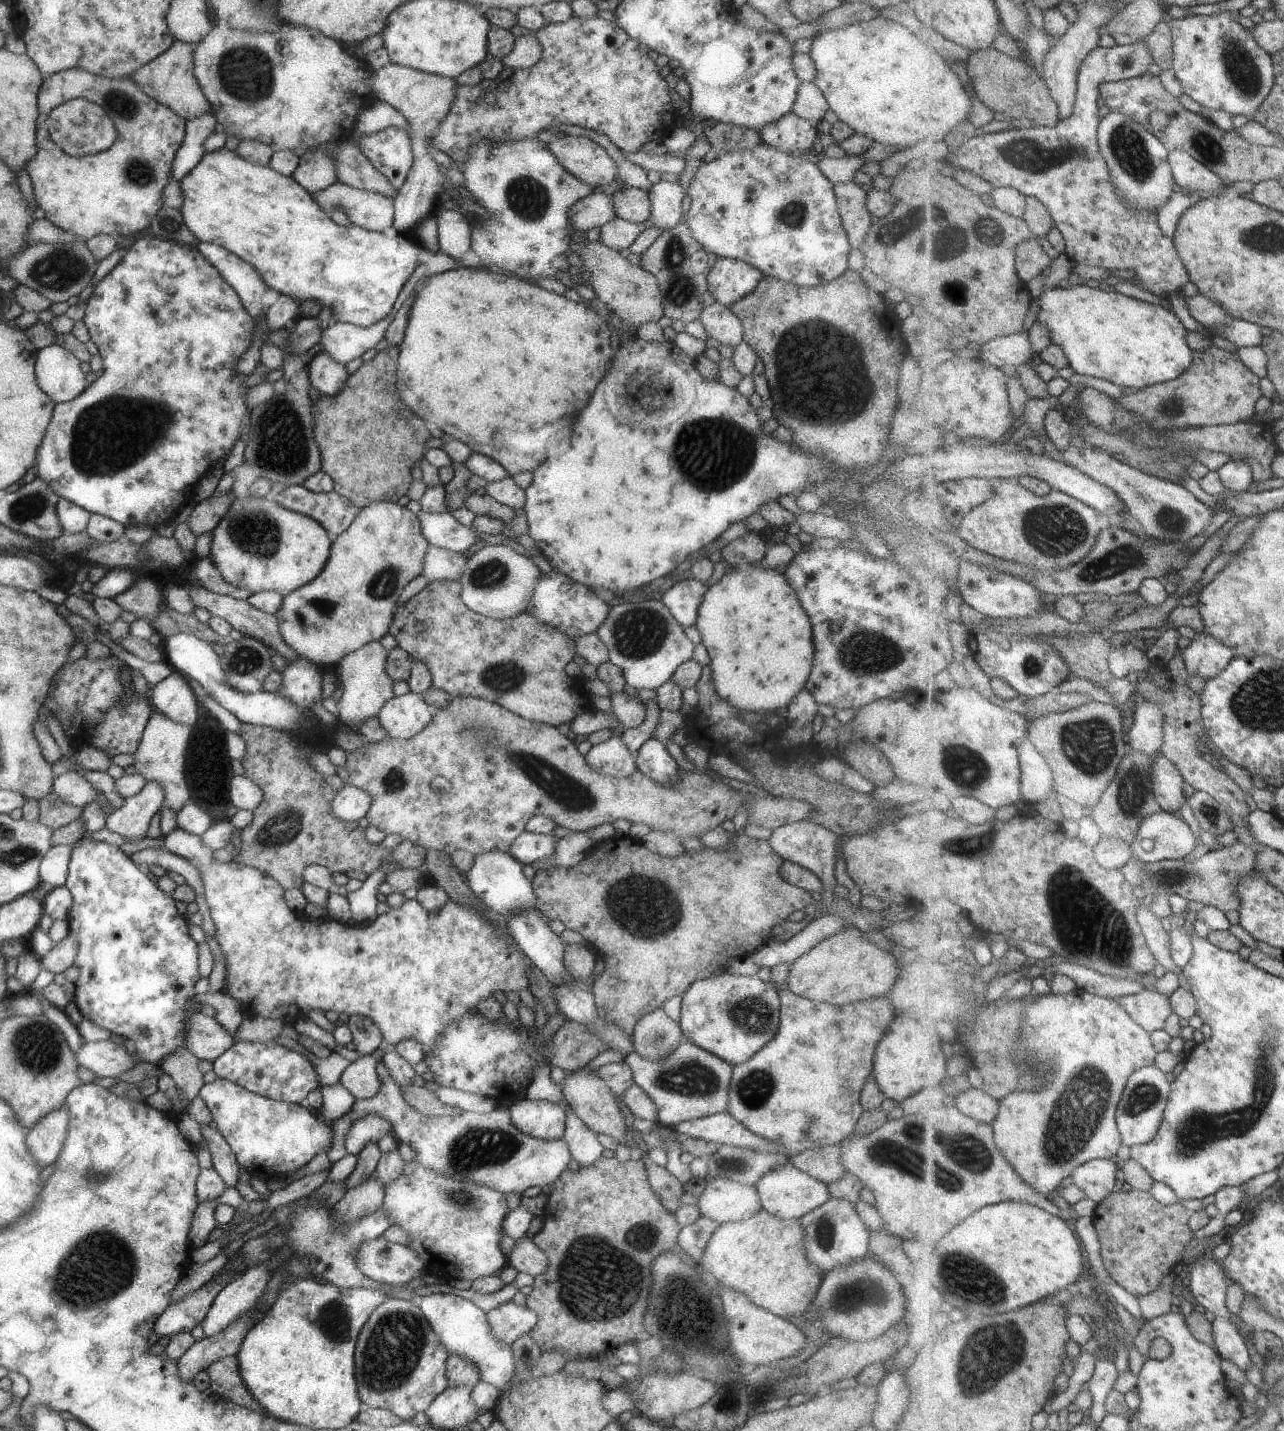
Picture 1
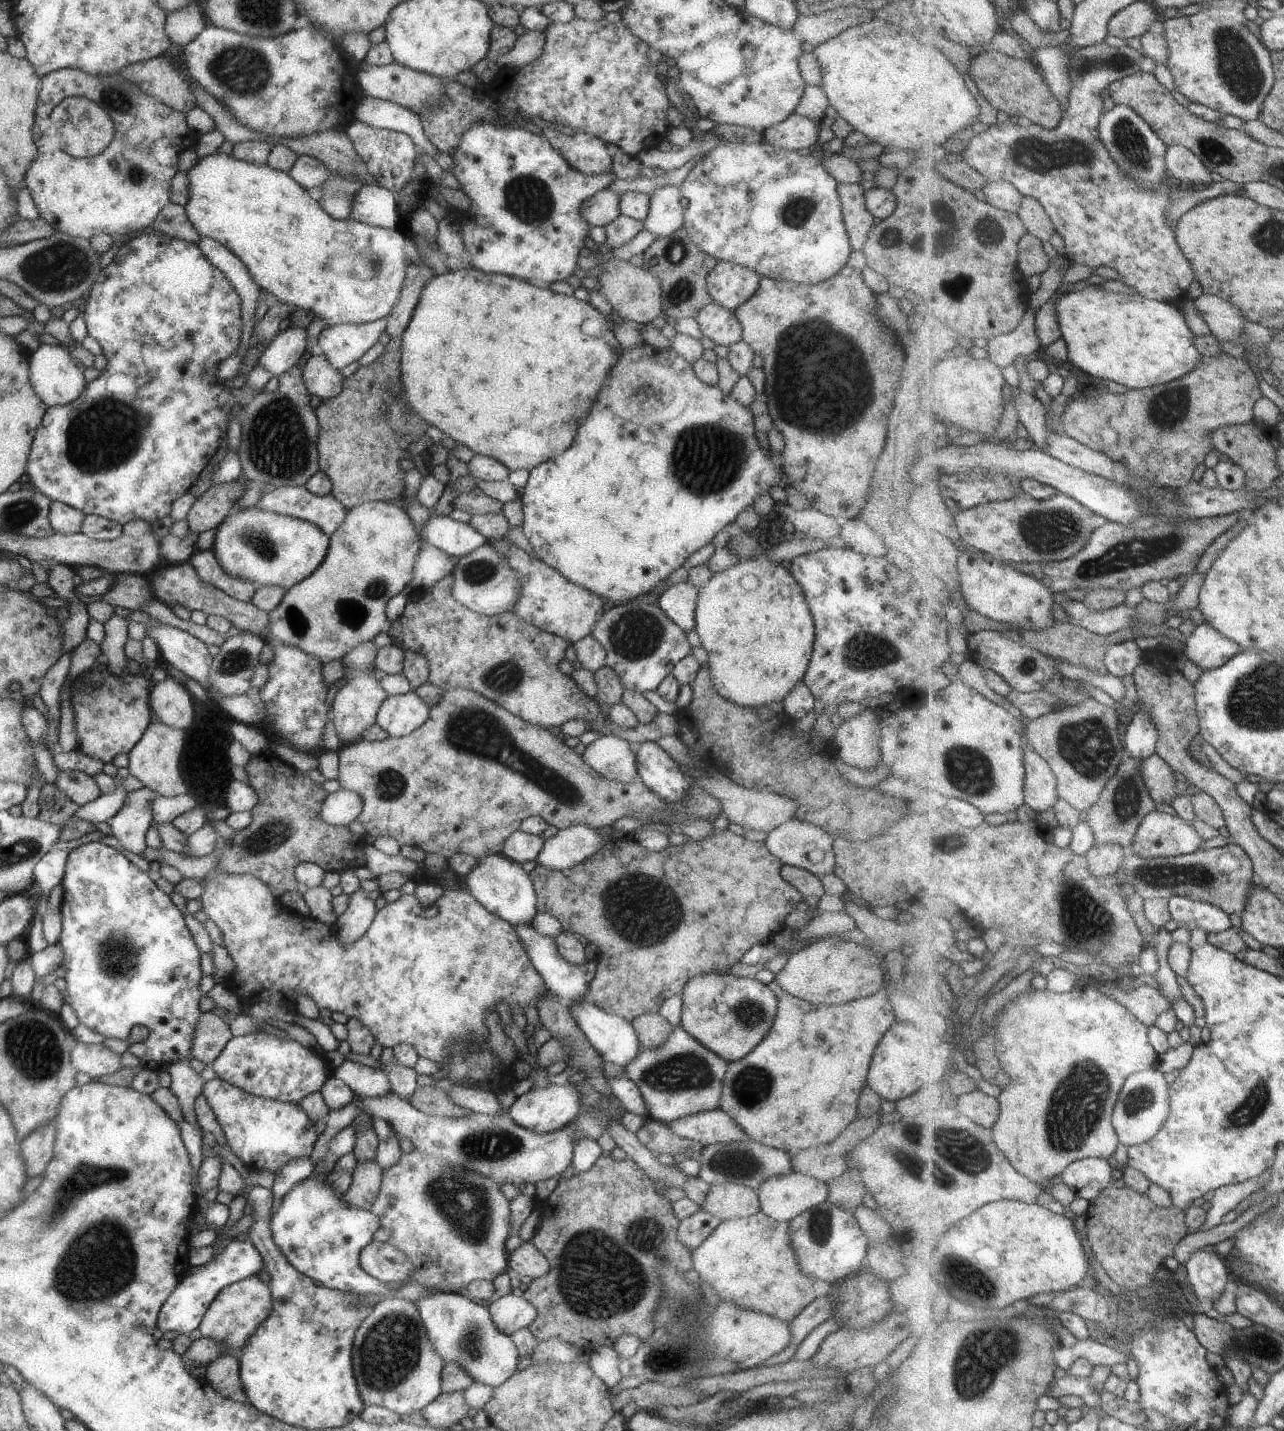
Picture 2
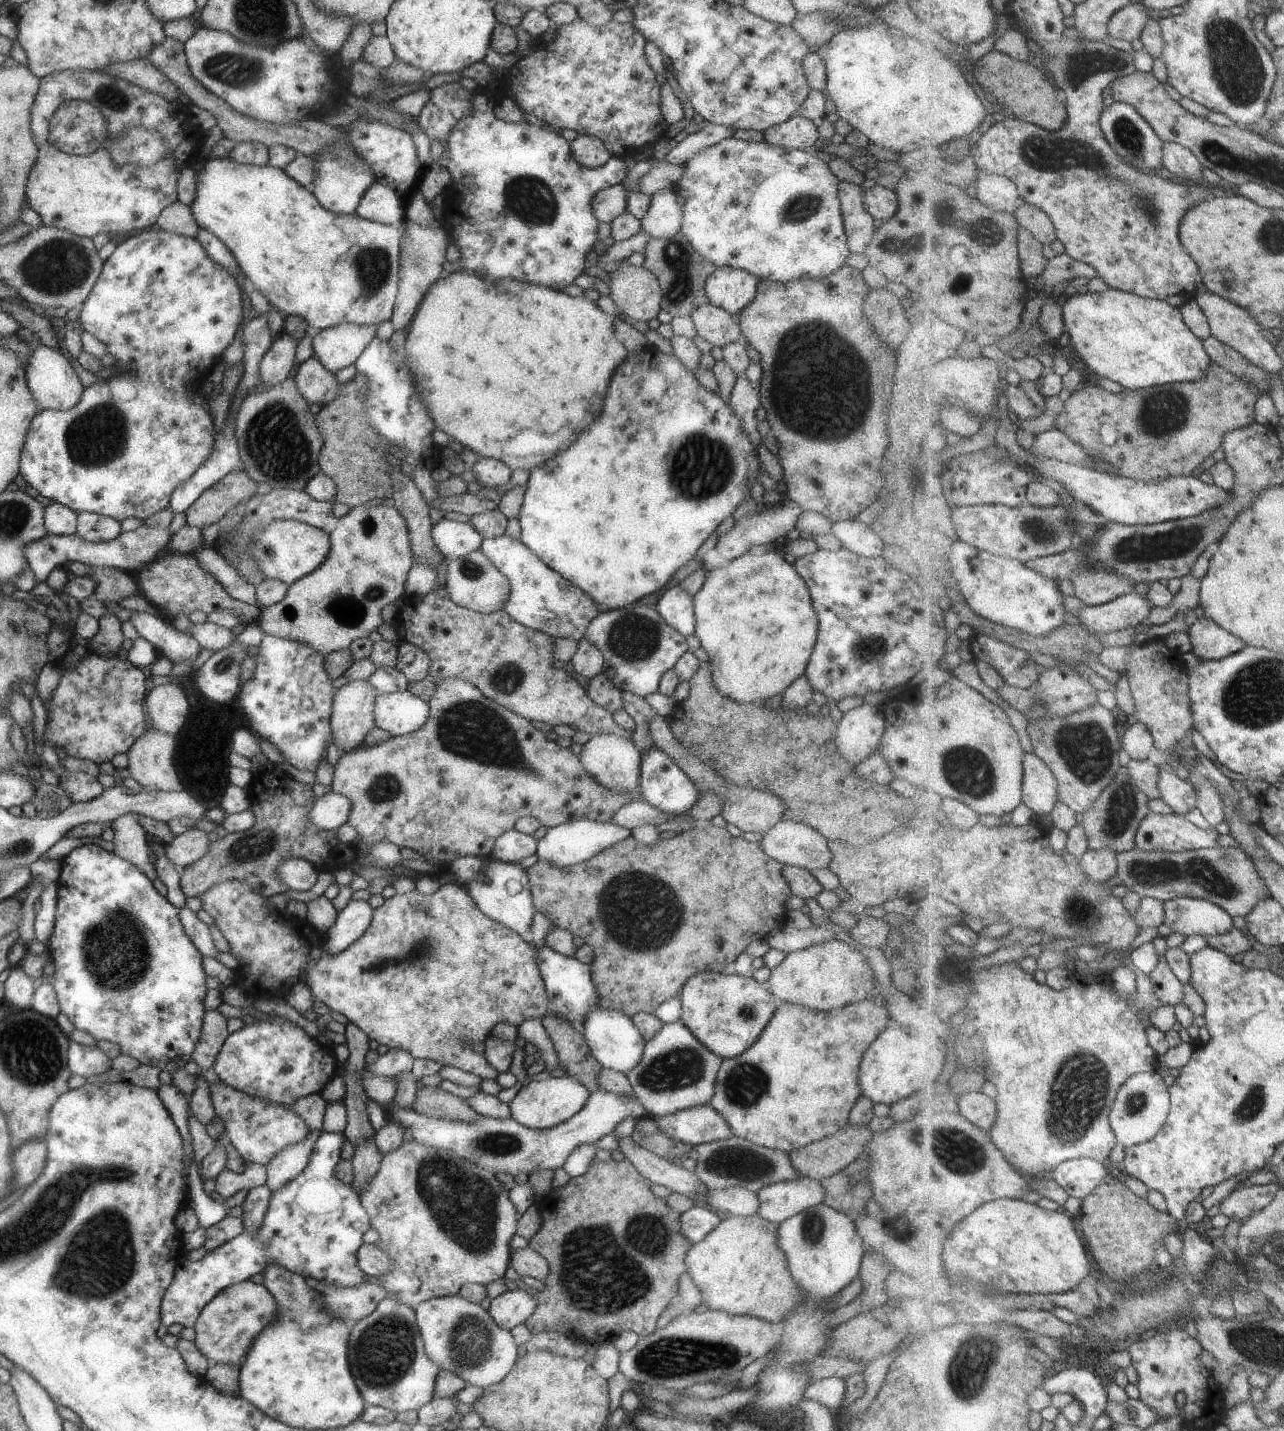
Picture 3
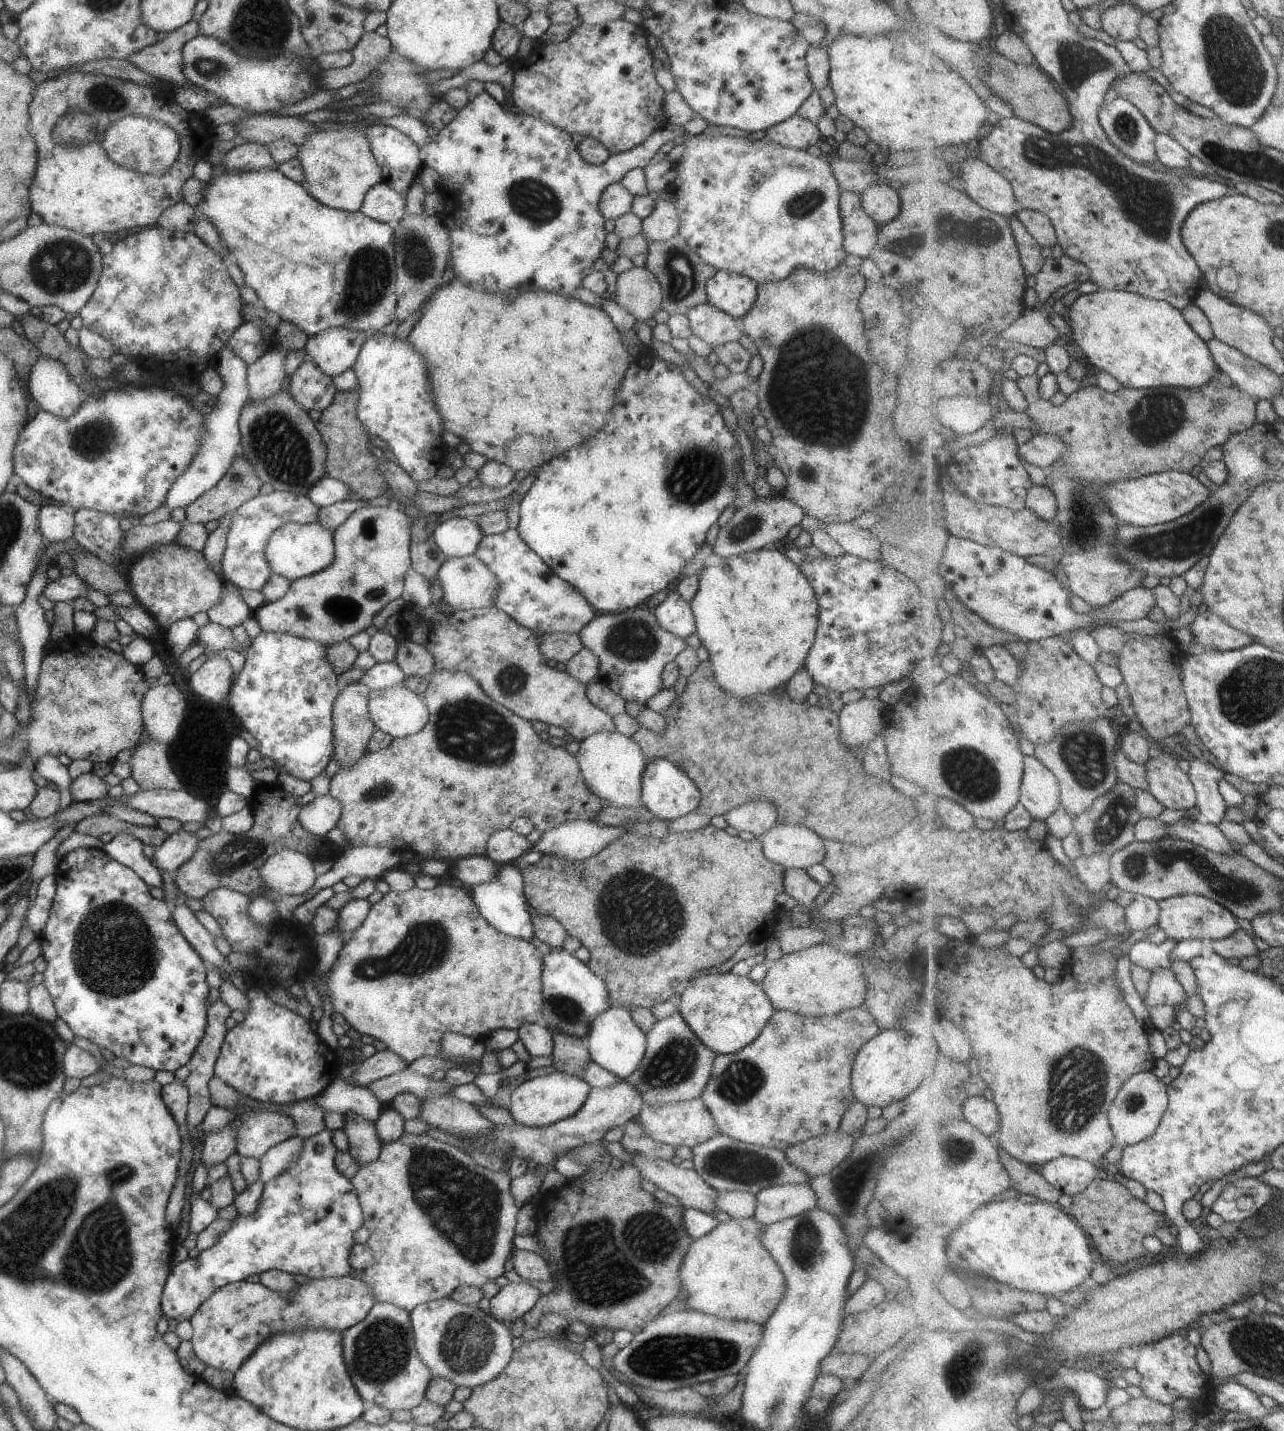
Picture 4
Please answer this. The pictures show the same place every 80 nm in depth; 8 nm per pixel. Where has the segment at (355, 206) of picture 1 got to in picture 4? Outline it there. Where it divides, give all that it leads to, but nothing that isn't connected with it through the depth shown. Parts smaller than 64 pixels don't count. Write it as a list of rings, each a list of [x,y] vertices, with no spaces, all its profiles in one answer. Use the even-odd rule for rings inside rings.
[[[380,181],[367,190],[358,212],[378,222],[395,225],[406,215],[405,198]]]

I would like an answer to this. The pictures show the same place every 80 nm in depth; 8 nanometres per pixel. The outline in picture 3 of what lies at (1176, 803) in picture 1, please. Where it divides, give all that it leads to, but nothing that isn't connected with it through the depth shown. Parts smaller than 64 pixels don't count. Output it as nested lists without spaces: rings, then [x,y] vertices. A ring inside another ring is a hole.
[[[1121,754],[1121,762],[1123,767],[1127,767],[1131,778],[1137,783],[1137,786],[1150,798],[1161,799],[1161,791],[1159,788],[1160,765],[1155,764],[1151,760],[1136,761],[1127,758],[1128,754]]]

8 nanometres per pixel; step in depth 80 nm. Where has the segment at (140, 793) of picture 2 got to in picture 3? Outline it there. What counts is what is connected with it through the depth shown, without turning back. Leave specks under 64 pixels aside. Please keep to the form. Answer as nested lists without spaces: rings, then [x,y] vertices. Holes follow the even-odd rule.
[[[127,812],[109,822],[113,832],[111,852],[137,867],[152,882],[155,878],[154,866],[147,859],[146,832],[138,816]]]

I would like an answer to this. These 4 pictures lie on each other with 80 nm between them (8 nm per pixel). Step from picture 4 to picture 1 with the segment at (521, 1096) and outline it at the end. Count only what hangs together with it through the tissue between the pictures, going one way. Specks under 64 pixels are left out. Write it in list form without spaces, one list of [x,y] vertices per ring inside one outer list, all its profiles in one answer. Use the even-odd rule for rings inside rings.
[[[514,1097],[509,1106],[510,1121],[524,1135],[539,1140],[561,1139],[565,1124],[565,1109],[570,1109],[565,1100],[563,1105],[546,1100],[529,1100]]]

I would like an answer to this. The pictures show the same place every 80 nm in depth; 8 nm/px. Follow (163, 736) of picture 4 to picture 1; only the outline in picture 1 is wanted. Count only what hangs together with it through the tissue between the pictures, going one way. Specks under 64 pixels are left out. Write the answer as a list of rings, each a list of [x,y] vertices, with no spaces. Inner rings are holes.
[[[175,670],[150,690],[149,703],[173,722],[192,725],[197,718],[197,693],[183,675]]]

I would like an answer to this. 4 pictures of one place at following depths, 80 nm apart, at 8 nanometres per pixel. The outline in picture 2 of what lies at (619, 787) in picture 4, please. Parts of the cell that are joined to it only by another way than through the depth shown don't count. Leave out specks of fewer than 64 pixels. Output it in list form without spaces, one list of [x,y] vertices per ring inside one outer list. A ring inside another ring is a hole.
[[[614,734],[601,735],[583,749],[580,757],[607,780],[628,783],[637,775],[635,748]]]

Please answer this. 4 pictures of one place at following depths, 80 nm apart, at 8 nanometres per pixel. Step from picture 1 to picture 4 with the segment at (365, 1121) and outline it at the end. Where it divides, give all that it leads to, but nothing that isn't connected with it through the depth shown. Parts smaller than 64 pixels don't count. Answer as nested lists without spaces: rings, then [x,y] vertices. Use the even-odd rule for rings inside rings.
[[[324,1129],[318,1134],[303,1138],[296,1162],[291,1162],[285,1171],[263,1184],[259,1204],[249,1216],[237,1215],[237,1219],[230,1222],[229,1228],[210,1248],[199,1252],[194,1259],[186,1259],[172,1266],[160,1297],[160,1310],[165,1319],[189,1321],[195,1308],[217,1288],[231,1282],[240,1282],[251,1274],[259,1275],[268,1269],[291,1275],[301,1274],[309,1279],[348,1276],[351,1266],[347,1262],[347,1254],[354,1244],[353,1232],[363,1224],[363,1216],[350,1180],[342,1176],[334,1166],[335,1152],[329,1130]]]

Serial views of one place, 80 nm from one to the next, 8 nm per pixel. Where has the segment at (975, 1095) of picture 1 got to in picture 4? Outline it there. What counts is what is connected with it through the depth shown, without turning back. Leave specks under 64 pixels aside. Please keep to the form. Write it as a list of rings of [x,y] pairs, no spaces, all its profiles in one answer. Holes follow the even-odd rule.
[[[971,1096],[964,1104],[964,1115],[975,1128],[992,1138],[999,1132],[1001,1117],[996,1104],[985,1096]]]

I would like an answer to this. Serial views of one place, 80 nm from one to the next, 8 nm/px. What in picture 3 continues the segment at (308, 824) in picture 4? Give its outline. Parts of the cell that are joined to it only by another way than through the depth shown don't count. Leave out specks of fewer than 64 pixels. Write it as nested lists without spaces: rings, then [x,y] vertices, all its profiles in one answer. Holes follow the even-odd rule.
[[[329,791],[313,803],[308,815],[319,830],[336,830],[346,823],[350,808],[351,803],[346,796]]]

